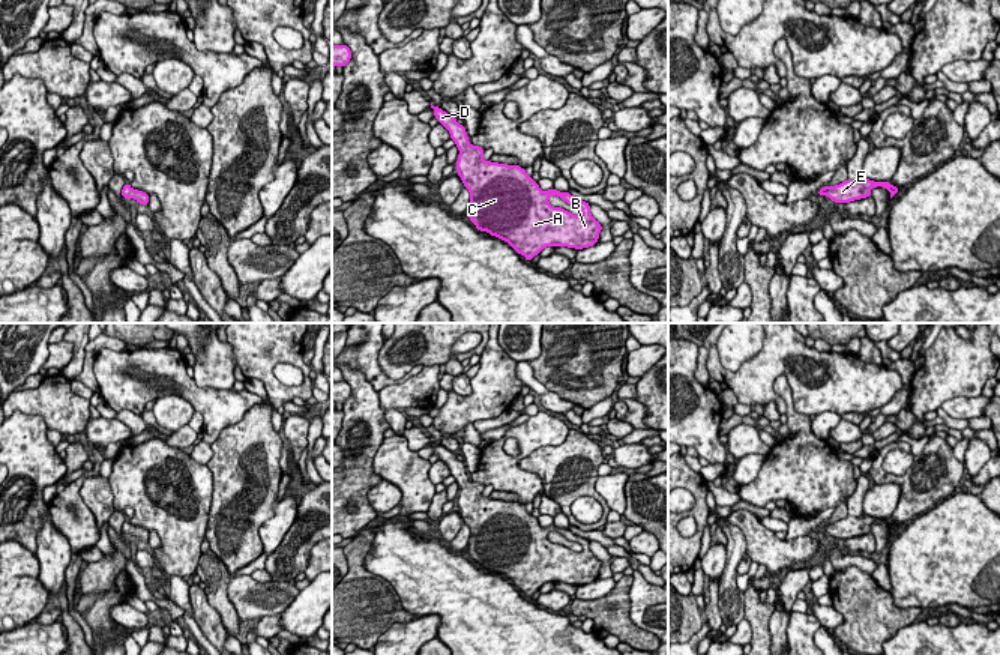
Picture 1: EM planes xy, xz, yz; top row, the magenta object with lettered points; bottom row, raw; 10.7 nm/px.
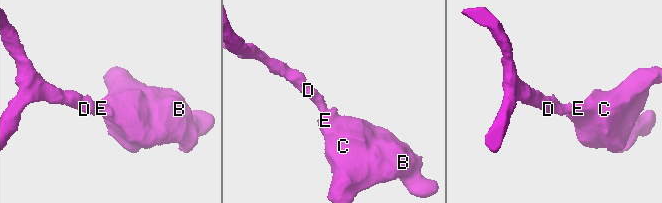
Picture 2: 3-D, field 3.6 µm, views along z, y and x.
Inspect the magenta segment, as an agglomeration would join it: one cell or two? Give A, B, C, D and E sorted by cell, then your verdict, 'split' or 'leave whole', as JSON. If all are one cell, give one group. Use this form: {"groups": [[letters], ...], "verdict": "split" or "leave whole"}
{"groups": [["A", "B", "C", "D", "E"]], "verdict": "leave whole"}

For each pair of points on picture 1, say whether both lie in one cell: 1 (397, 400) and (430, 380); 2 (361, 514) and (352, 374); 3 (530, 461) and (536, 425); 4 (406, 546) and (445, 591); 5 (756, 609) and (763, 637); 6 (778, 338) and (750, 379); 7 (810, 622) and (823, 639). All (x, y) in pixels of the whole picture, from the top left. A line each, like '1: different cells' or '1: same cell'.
1: same cell
2: same cell
3: different cells
4: same cell
5: same cell
6: same cell
7: different cells

